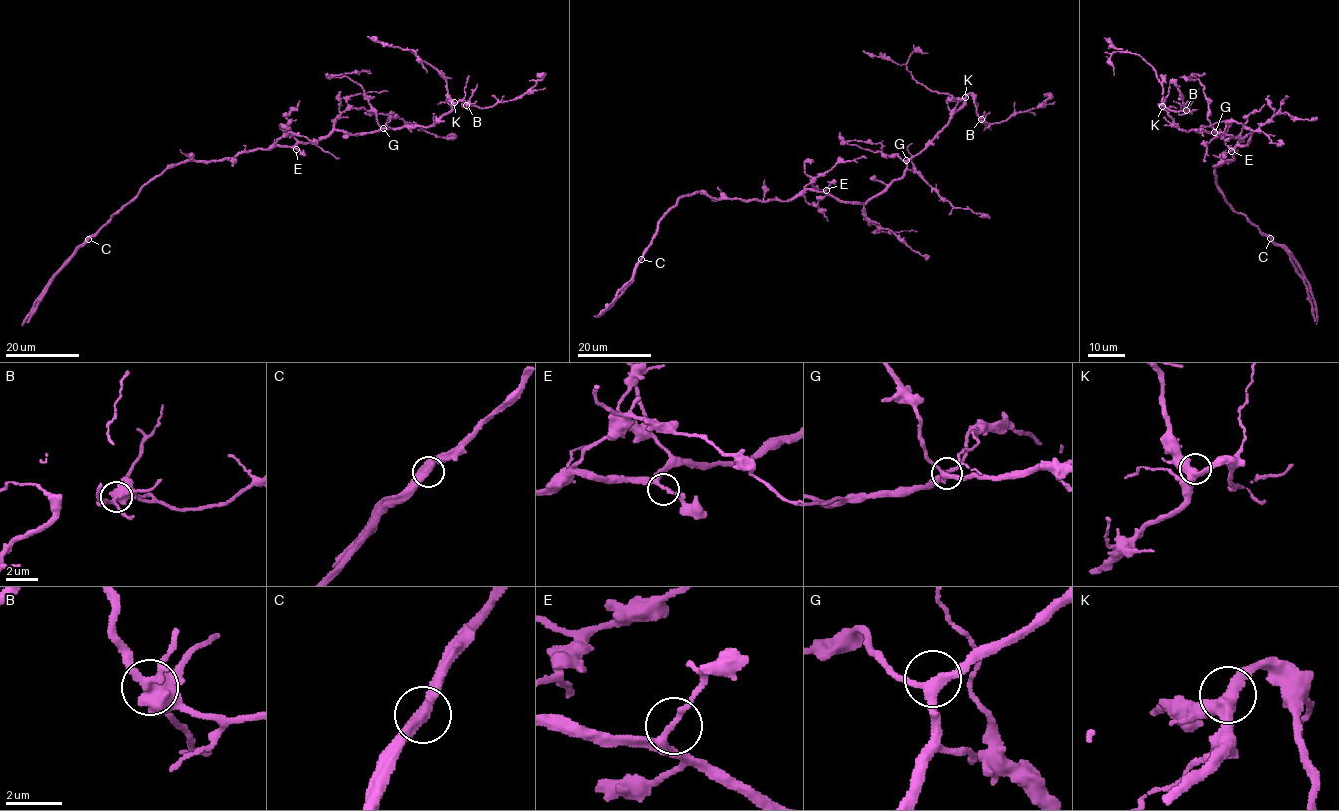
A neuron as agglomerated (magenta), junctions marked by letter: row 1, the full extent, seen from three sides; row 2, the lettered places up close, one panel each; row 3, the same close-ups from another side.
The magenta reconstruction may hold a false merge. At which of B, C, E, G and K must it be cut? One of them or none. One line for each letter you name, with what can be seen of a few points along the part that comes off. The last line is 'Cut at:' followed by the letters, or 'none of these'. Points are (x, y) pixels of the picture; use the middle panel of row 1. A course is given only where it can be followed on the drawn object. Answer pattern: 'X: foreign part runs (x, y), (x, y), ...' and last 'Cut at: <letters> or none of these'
C: foreign part runs (641, 259), (628, 283), (598, 314)
Cut at: C

